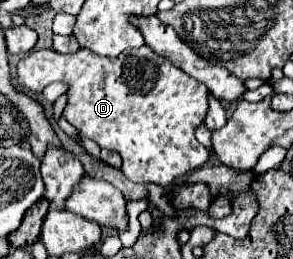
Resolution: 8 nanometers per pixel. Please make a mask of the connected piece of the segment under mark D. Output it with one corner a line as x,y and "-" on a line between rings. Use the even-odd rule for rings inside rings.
142,45
140,49
128,49
114,59
94,55
88,49
78,49
76,53
68,55
56,53
52,49
40,49
26,55
18,63
20,85
26,85
28,89
40,93
40,89
54,81
70,83
68,105
64,109
64,117
68,119
68,123
86,137
94,139
100,147
118,151
124,159
124,175
132,183
154,183
160,187
168,187
208,161
208,149
194,137
194,129
202,125
206,117
208,87
168,63
168,59
156,55
148,45

